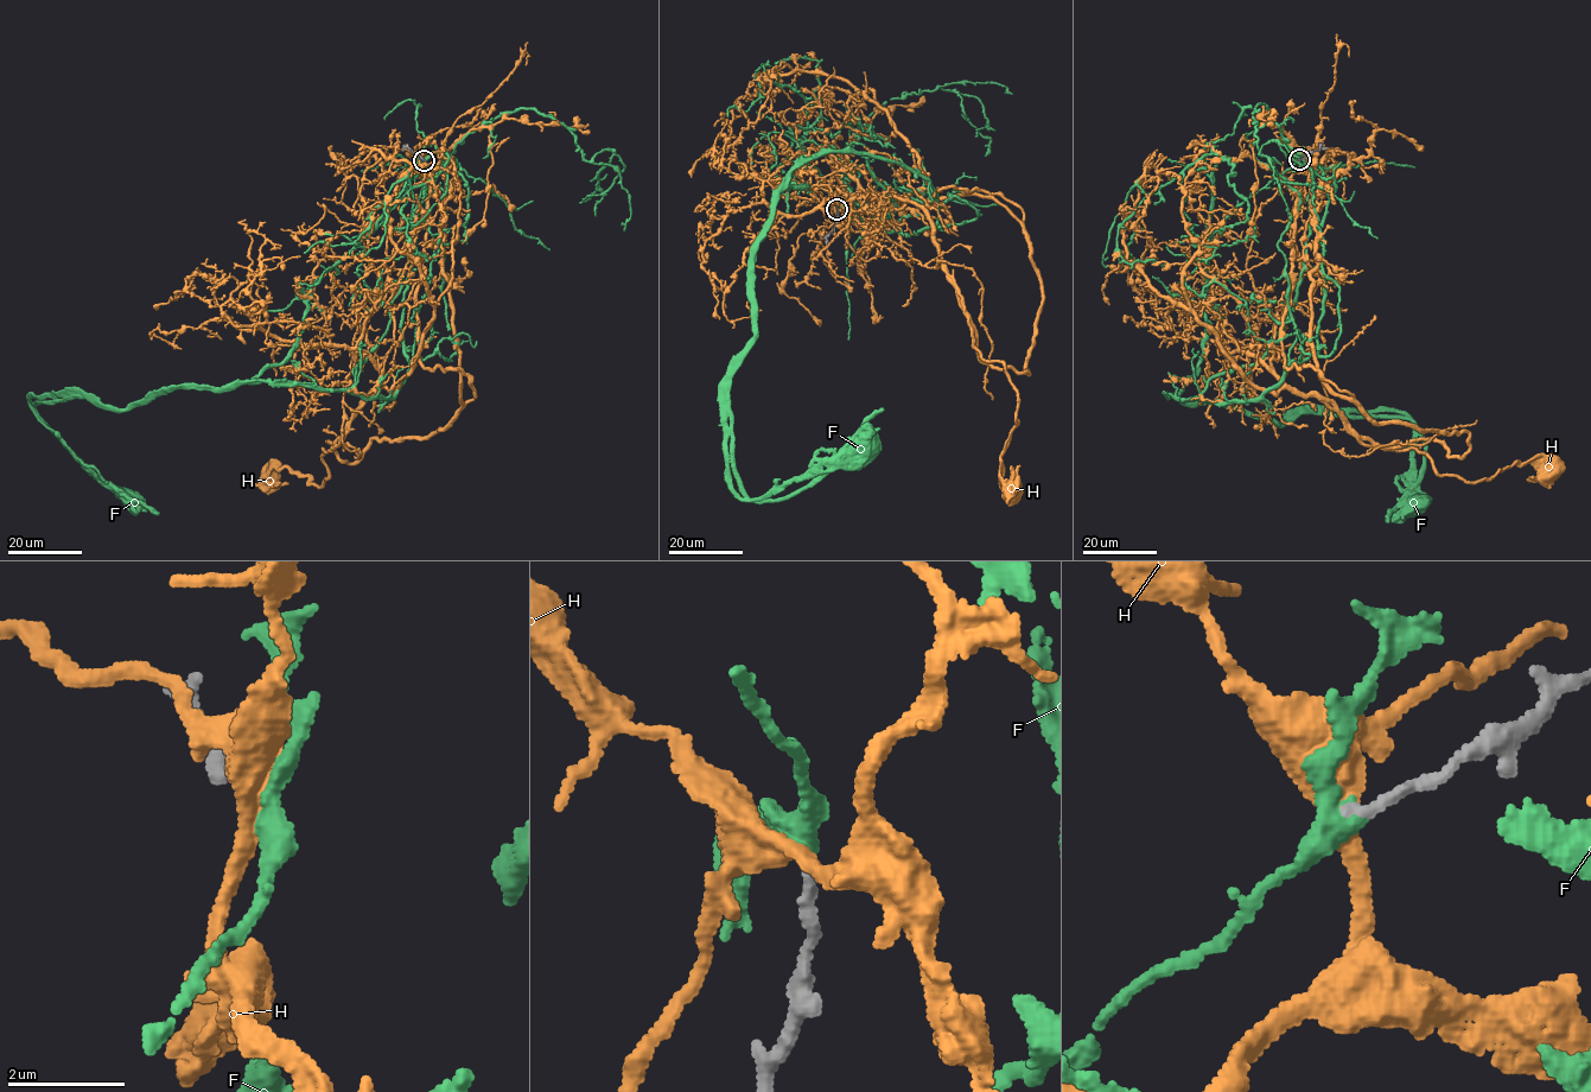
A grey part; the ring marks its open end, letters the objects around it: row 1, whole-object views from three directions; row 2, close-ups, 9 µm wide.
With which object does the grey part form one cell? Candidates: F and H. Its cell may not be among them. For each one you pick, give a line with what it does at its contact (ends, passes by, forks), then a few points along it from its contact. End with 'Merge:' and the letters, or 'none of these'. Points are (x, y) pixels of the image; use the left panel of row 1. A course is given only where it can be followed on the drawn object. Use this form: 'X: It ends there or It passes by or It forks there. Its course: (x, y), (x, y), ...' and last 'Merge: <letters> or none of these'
F: It passes by. Its course: (424, 162), (312, 286), (281, 362), (122, 410), (32, 404), (89, 473), (132, 495)
Merge: F

